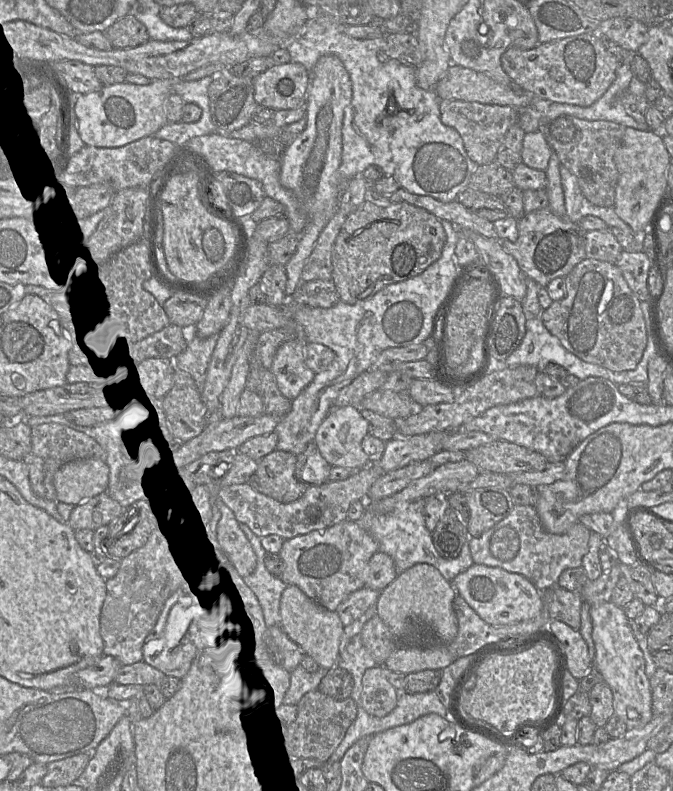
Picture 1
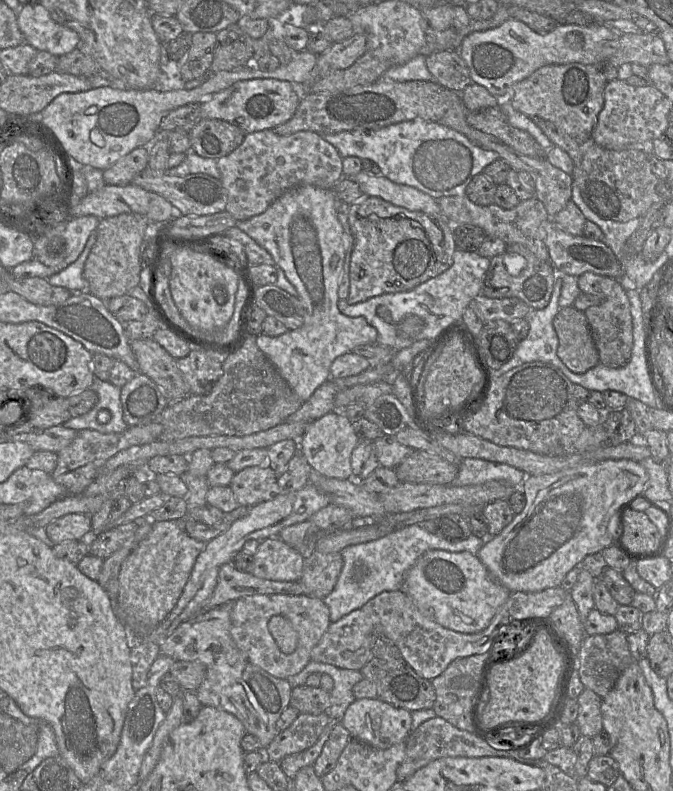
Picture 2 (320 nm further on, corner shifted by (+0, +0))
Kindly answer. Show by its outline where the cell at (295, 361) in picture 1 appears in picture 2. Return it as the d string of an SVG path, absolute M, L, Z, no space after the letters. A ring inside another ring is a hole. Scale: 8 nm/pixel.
M303 185L289 189L276 199L263 213L246 220L238 221L236 227L245 232L267 250L277 267L283 269L286 278L298 292L298 299L306 309L306 321L297 330L288 330L277 337L261 333L256 336L256 344L272 362L281 377L288 383L302 402L308 400L317 388L330 378L332 362L341 355L352 352L360 345L374 344L377 330L369 325L364 317L348 317L337 306L338 287L343 273L347 242L345 231L337 217L333 189Z

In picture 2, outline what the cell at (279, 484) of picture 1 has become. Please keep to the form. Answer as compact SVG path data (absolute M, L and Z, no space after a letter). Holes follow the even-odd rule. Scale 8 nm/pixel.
M267 464L246 467L231 480L231 488L238 505L252 507L280 495L278 475Z

